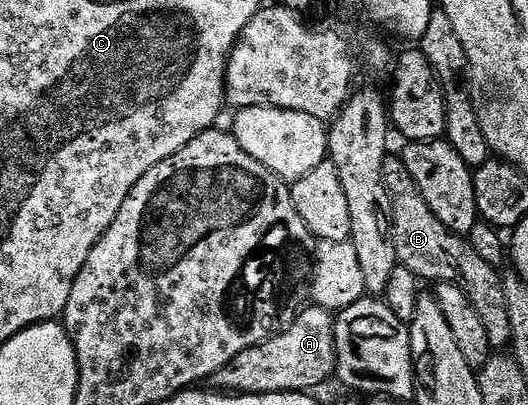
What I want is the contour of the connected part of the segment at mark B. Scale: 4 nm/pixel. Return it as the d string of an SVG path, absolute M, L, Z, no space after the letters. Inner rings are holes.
M387 156L382 175L390 201L390 231L398 265L408 268L408 272L420 280L426 281L427 278L430 284L456 284L456 288L460 288L460 292L472 300L472 308L476 308L484 328L488 328L491 351L505 351L510 346L512 320L508 320L502 274L495 266L487 264L463 235L452 233L444 228L444 224L440 224L440 220L436 220L436 212L428 208L424 196L416 188L416 180L412 180L408 168L404 168L401 157Z

